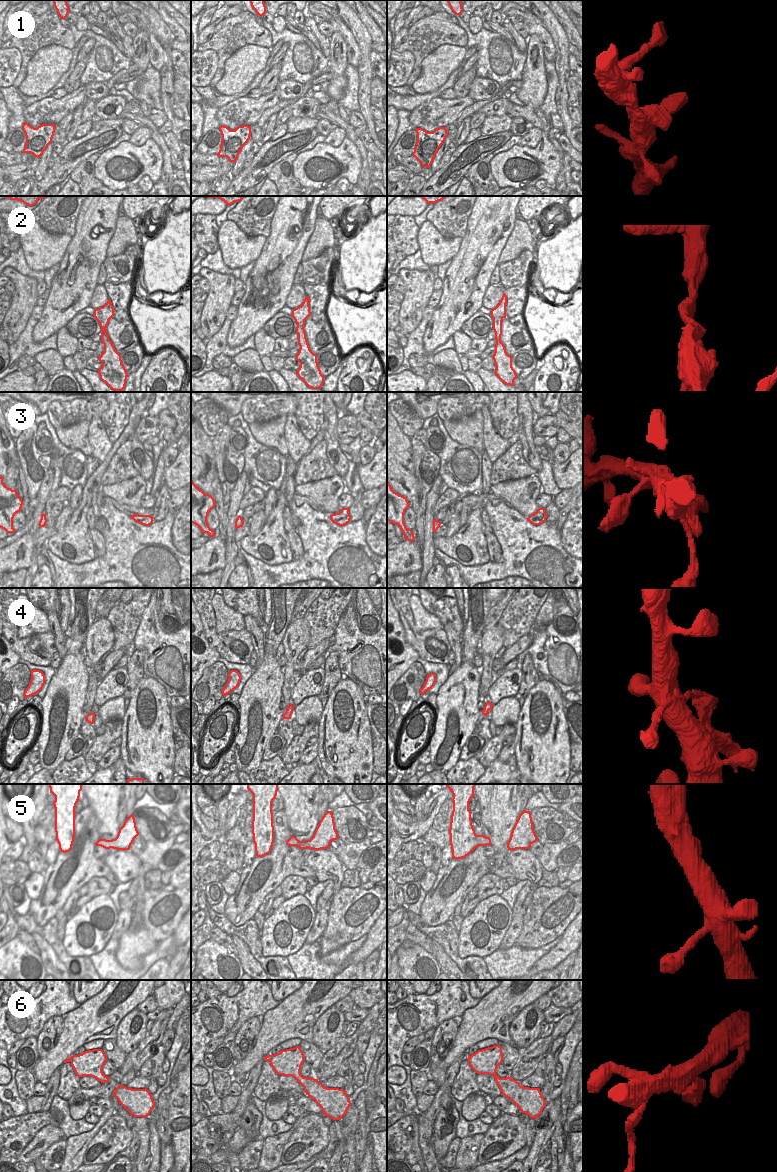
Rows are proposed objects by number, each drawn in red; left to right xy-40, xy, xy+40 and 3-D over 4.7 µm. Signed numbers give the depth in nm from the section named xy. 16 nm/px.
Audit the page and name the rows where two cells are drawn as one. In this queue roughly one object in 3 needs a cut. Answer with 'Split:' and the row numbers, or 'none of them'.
Split: 2, 4

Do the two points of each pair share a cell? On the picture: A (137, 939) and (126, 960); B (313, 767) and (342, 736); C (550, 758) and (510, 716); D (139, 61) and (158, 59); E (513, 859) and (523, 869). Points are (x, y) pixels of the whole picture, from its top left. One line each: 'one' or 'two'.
A: one
B: two
C: two
D: two
E: one

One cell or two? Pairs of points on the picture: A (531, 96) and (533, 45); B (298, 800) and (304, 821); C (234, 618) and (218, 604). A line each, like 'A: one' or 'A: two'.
A: one
B: one
C: one

